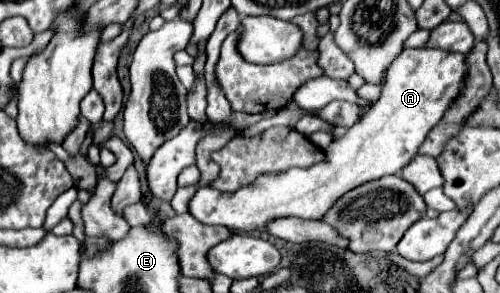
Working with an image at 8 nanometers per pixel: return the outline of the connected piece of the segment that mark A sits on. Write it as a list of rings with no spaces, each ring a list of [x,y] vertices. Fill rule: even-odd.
[[[404,49],[388,67],[386,85],[372,109],[340,139],[326,149],[326,161],[306,169],[288,169],[280,175],[260,175],[250,187],[234,193],[202,187],[188,201],[188,213],[204,225],[224,225],[238,233],[262,231],[266,221],[276,217],[322,219],[324,213],[348,189],[396,175],[408,165],[426,133],[434,129],[456,99],[466,77],[466,57],[440,49]]]

